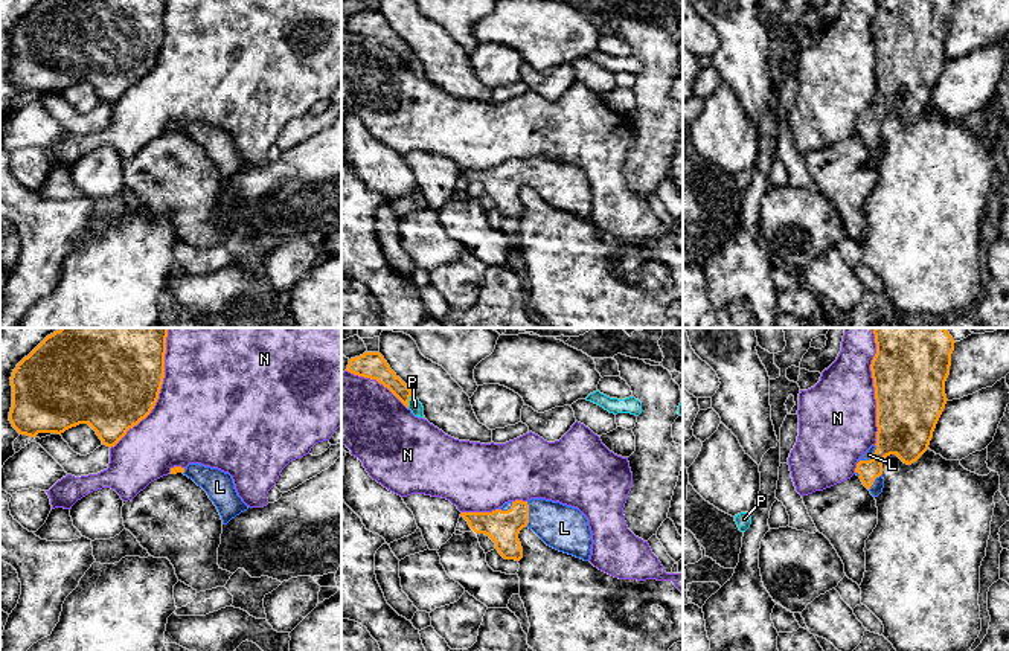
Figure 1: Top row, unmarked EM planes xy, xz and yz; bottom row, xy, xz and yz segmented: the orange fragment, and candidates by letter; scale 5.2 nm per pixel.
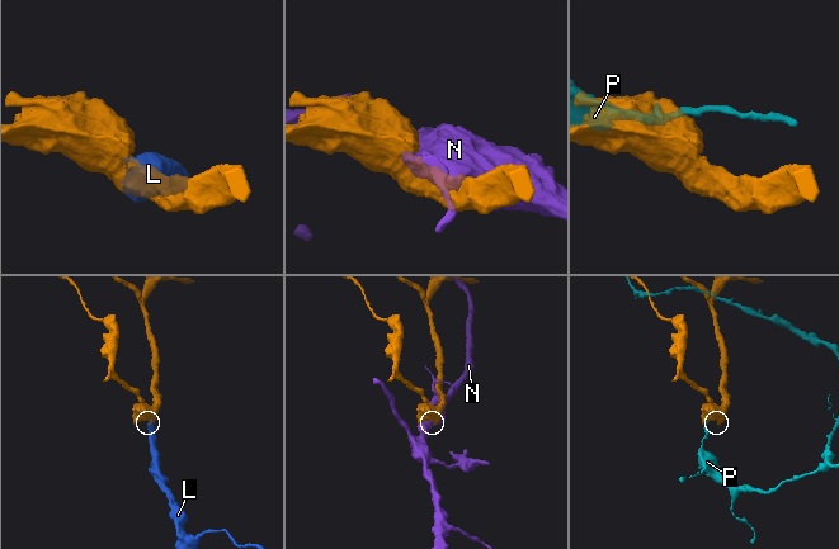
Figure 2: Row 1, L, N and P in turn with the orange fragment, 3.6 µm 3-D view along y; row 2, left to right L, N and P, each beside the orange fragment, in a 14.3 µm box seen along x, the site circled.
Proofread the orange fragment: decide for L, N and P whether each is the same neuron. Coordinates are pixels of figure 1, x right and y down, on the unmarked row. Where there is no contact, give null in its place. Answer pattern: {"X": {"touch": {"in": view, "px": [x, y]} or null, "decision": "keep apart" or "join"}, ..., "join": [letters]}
{"L": {"touch": {"in": "yz", "px": [871, 118]}, "decision": "join"}, "N": {"touch": {"in": "xy", "px": [157, 55]}, "decision": "keep apart"}, "P": {"touch": {"in": "xz", "px": [409, 58]}, "decision": "keep apart"}, "join": ["L"]}

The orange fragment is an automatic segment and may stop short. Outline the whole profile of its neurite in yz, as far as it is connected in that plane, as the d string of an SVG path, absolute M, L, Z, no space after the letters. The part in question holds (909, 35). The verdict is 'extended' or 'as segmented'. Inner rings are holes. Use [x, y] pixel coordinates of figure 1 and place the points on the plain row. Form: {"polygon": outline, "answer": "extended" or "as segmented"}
{"polygon": "M875 0L876 12L870 29L876 58L876 102L872 104L860 117L855 133L873 156L878 156L884 146L882 122L890 113L896 113L904 122L916 120L930 104L936 82L945 67L945 40L950 34L951 12L956 0Z", "answer": "extended"}

